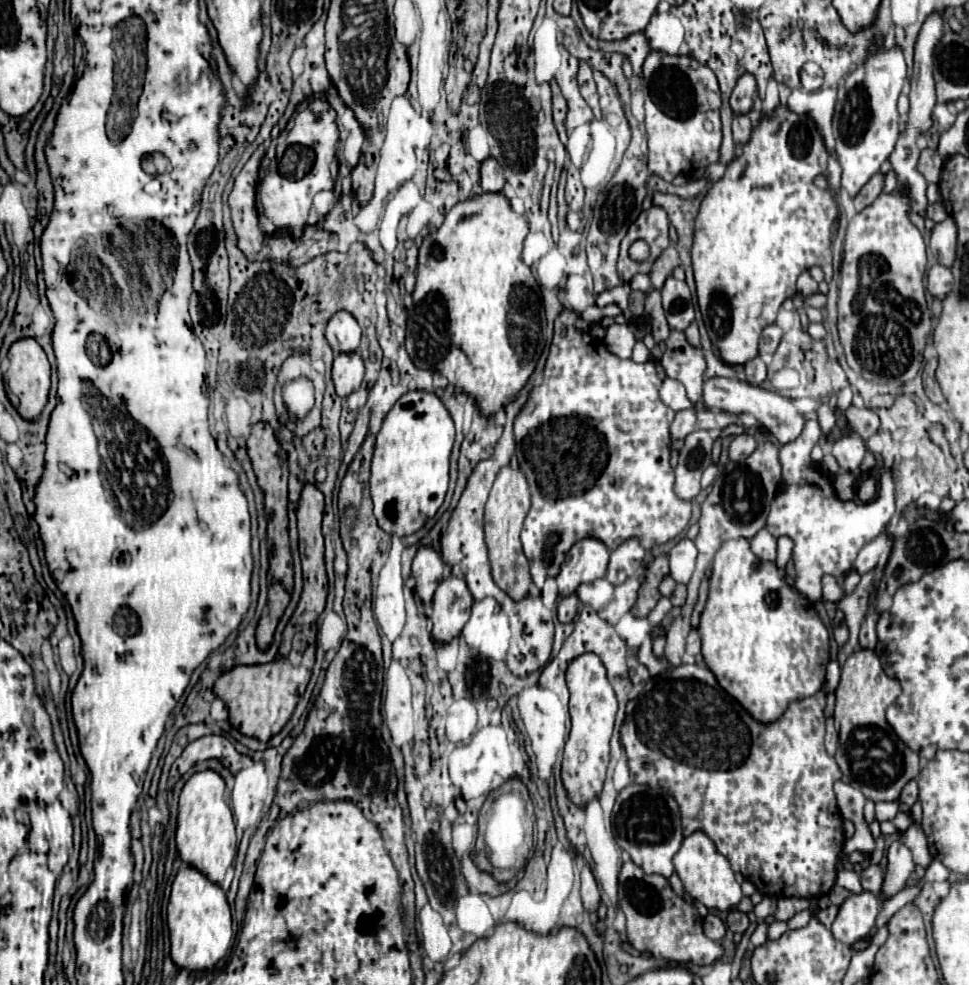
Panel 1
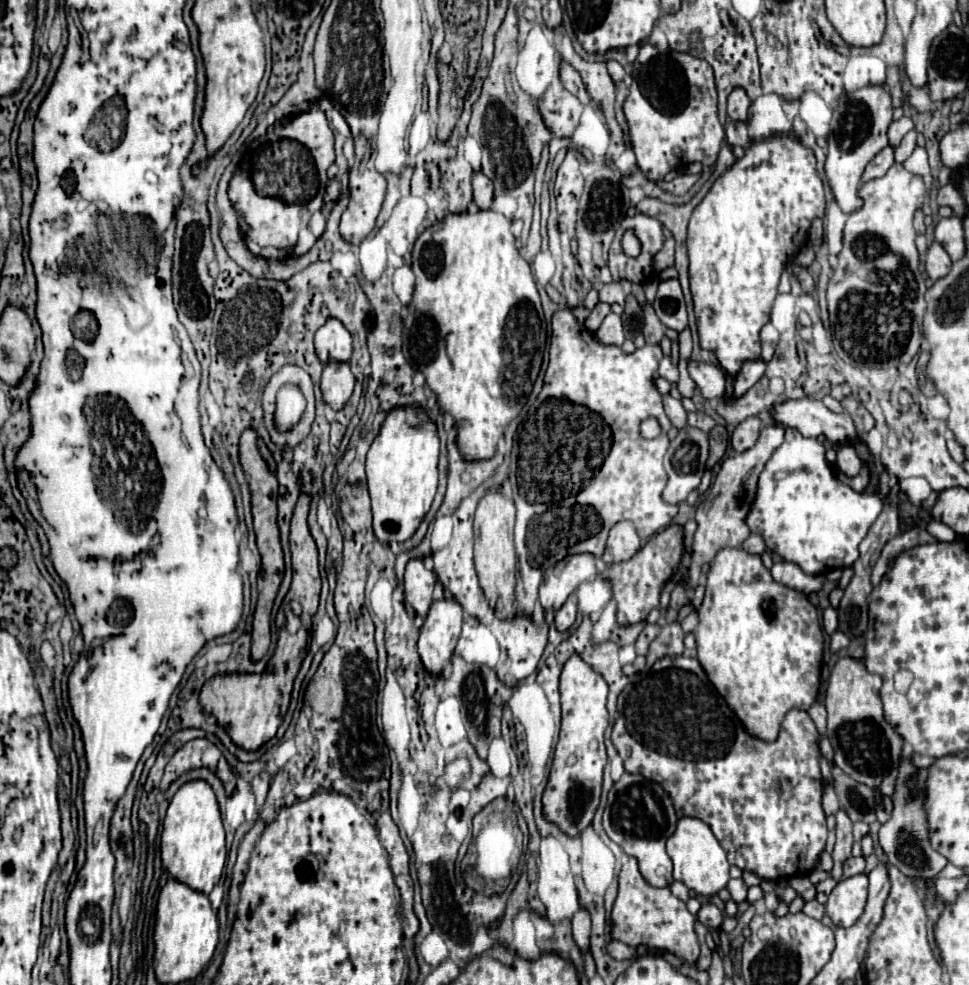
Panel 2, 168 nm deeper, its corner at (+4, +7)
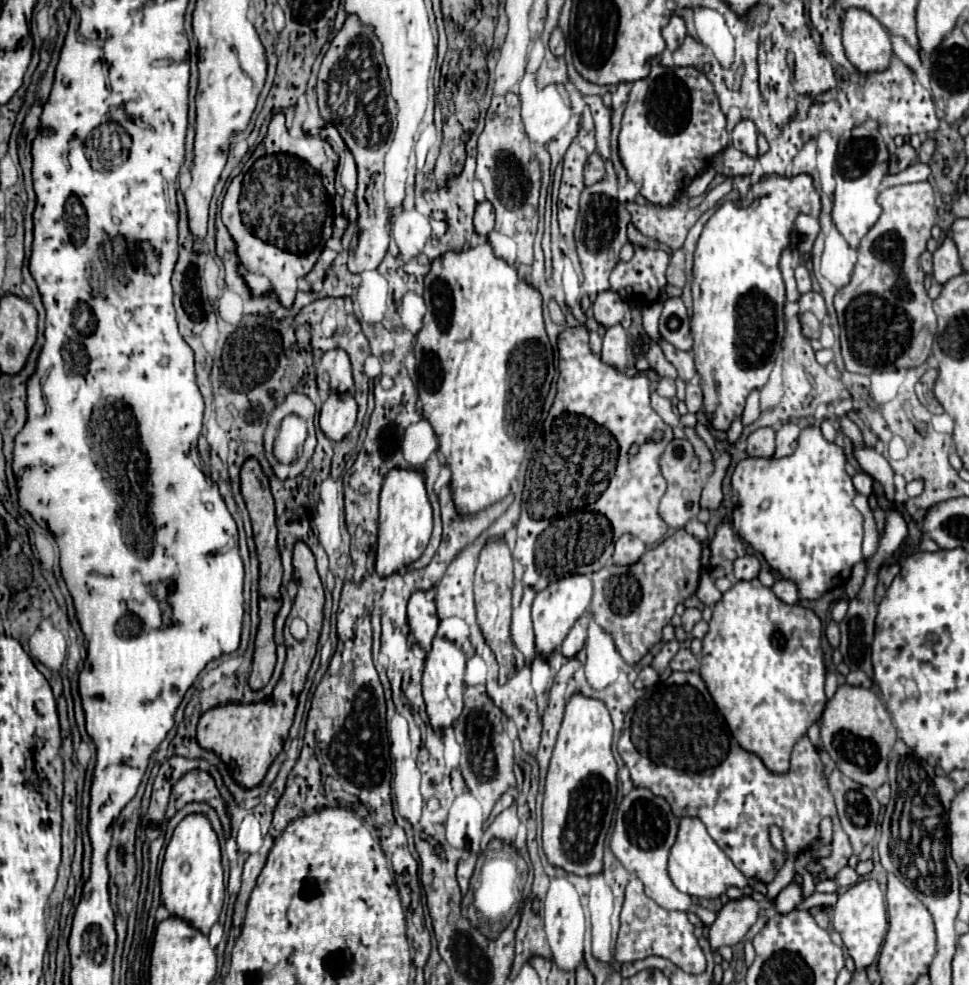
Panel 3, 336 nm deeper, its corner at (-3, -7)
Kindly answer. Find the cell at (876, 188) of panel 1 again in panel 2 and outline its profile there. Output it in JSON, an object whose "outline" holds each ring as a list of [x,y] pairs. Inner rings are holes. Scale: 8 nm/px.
{"outline":[[[893,146],[883,148],[883,150],[869,162],[869,166],[865,168],[865,172],[863,172],[863,182],[873,180],[873,178],[879,178],[879,176],[885,176],[887,170],[895,164],[895,160],[893,160],[893,152],[895,152]]]}

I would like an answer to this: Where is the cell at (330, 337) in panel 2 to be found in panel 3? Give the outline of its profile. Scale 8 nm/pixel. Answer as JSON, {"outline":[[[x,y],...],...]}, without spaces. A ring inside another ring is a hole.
{"outline":[[[336,348],[336,350],[328,350],[318,368],[318,388],[322,392],[348,392],[354,388],[354,378],[352,378],[352,364],[350,358],[344,350]]]}

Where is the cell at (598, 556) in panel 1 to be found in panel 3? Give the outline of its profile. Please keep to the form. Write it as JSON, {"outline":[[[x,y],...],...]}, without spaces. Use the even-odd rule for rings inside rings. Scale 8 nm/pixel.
{"outline":[[[574,574],[574,576],[562,578],[536,594],[532,604],[532,622],[534,622],[538,654],[548,656],[552,650],[556,650],[564,642],[568,630],[586,612],[590,600],[592,600],[592,582],[590,582],[590,576],[586,574]]]}

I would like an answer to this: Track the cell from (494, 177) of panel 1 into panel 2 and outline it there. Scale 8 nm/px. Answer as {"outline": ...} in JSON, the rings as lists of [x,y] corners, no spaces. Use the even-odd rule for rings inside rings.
{"outline":[[[477,172],[473,176],[473,202],[479,210],[487,210],[493,200],[493,184],[483,176],[483,172]]]}

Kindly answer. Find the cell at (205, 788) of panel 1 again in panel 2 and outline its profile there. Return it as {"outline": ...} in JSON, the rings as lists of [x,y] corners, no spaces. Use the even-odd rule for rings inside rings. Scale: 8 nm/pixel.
{"outline":[[[203,780],[187,782],[173,796],[163,822],[161,860],[163,868],[171,874],[171,878],[187,884],[189,888],[205,896],[209,896],[215,884],[219,882],[227,860],[225,830],[215,794],[207,782]]]}

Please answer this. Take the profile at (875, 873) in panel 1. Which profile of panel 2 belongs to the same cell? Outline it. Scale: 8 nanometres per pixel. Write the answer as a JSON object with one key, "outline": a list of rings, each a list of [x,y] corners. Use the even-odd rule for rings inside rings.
{"outline":[[[859,856],[859,858],[847,858],[845,864],[843,864],[843,878],[861,874],[863,868],[865,868],[865,858],[863,856]]]}

